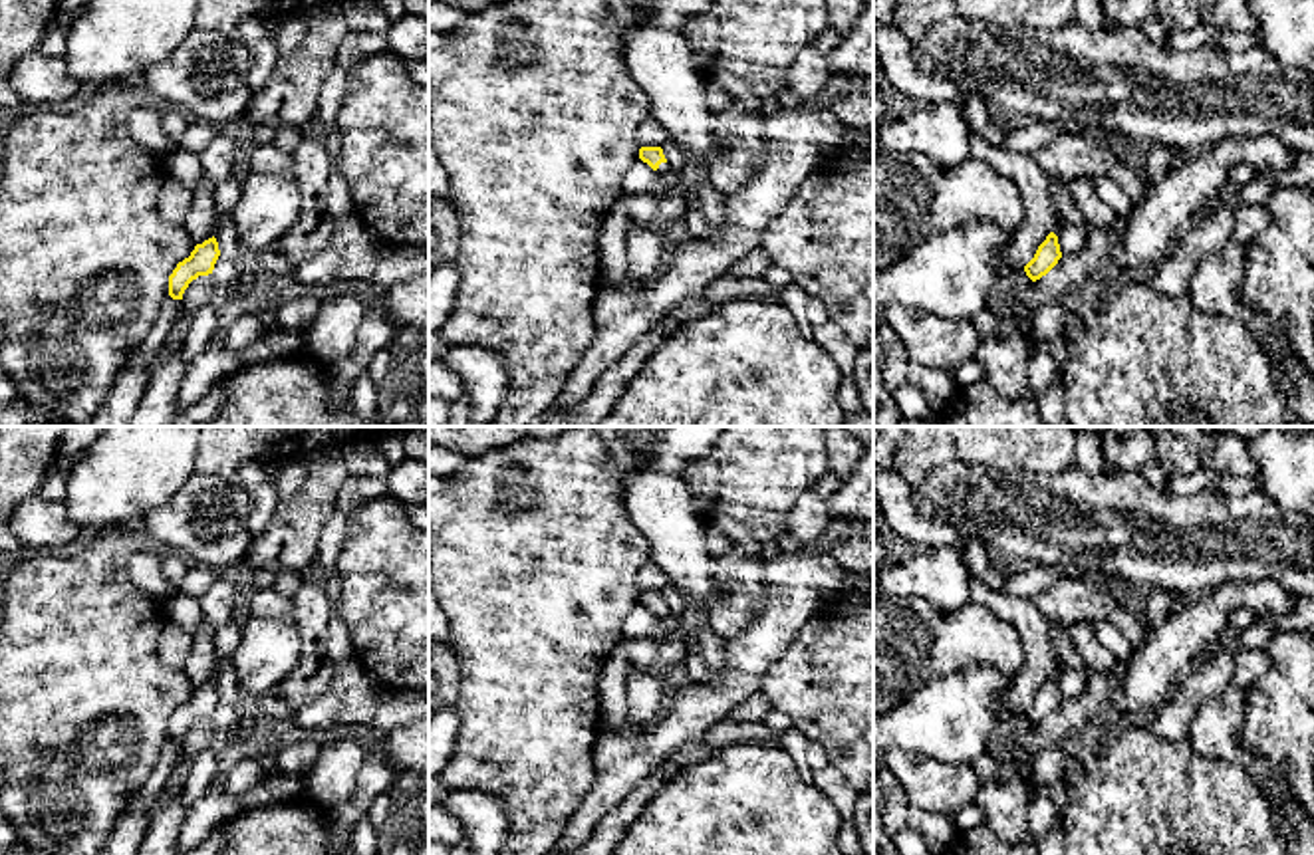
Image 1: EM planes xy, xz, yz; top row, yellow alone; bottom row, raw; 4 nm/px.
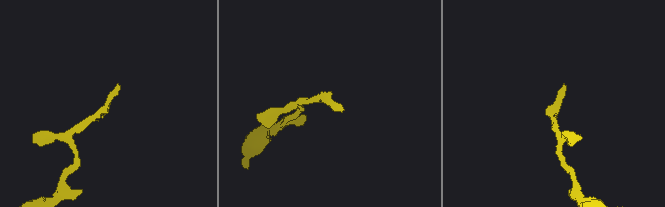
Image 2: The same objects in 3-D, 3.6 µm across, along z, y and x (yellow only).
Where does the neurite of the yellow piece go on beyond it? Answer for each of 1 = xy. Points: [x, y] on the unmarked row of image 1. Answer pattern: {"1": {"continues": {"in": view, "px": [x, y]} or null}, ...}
{"1": {"continues": null}}

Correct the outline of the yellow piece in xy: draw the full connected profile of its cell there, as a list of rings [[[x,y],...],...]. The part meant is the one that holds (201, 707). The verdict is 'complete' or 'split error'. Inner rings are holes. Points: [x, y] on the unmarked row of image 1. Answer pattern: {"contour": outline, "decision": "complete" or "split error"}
{"contour": [[[214,680],[197,688],[191,700],[179,706],[169,720],[169,740],[173,744],[183,744],[183,738],[193,724],[212,718],[218,700],[220,694]]], "decision": "complete"}

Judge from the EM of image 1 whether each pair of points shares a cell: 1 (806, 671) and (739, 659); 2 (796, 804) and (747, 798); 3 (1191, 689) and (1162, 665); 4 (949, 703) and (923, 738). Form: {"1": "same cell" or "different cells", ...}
{"1": "different cells", "2": "same cell", "3": "different cells", "4": "same cell"}

